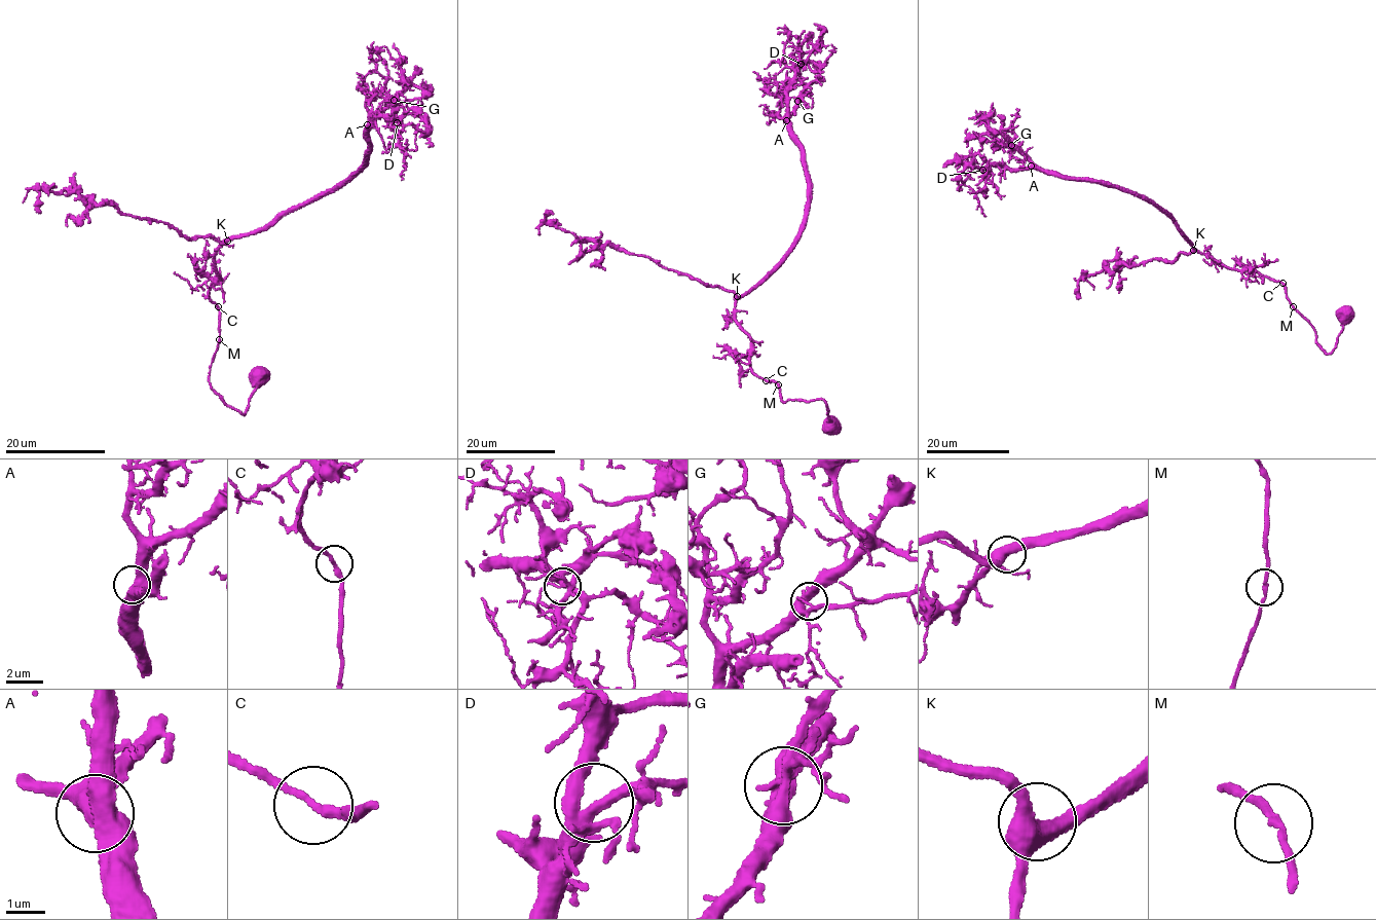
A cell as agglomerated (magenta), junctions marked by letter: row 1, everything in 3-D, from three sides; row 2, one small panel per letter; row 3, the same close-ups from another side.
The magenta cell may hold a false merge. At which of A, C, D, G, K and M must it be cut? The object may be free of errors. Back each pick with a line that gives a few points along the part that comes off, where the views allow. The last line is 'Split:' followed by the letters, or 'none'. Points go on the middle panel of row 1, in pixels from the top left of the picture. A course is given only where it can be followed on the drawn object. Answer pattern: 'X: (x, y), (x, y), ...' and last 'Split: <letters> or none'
Split: none

